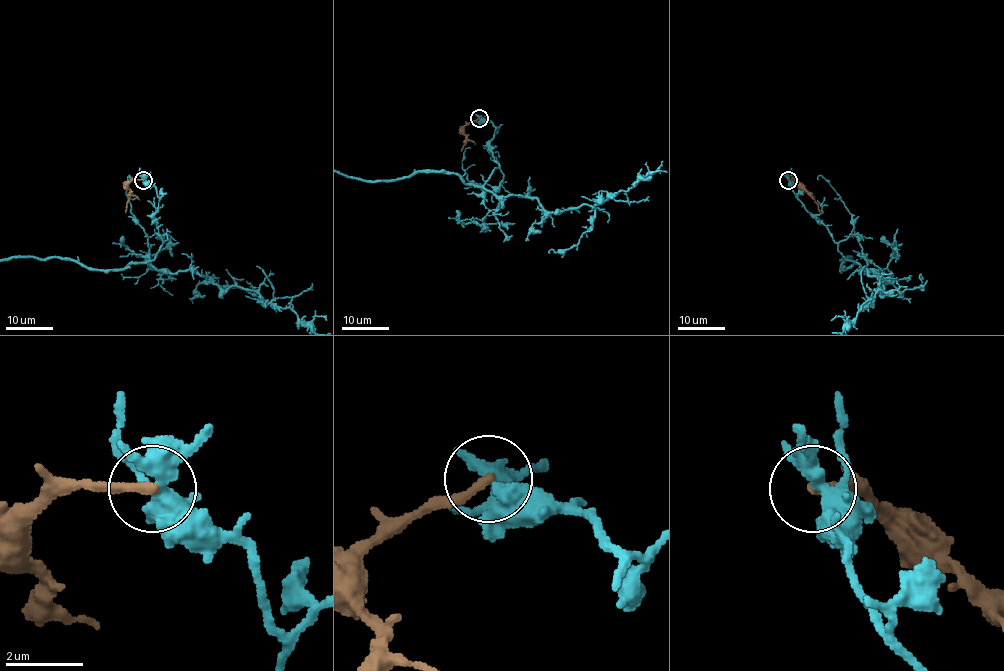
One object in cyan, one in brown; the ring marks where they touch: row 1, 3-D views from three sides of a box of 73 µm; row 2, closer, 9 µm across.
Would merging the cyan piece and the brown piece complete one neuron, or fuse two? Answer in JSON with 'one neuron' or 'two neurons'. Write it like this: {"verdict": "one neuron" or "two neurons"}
{"verdict": "two neurons"}

